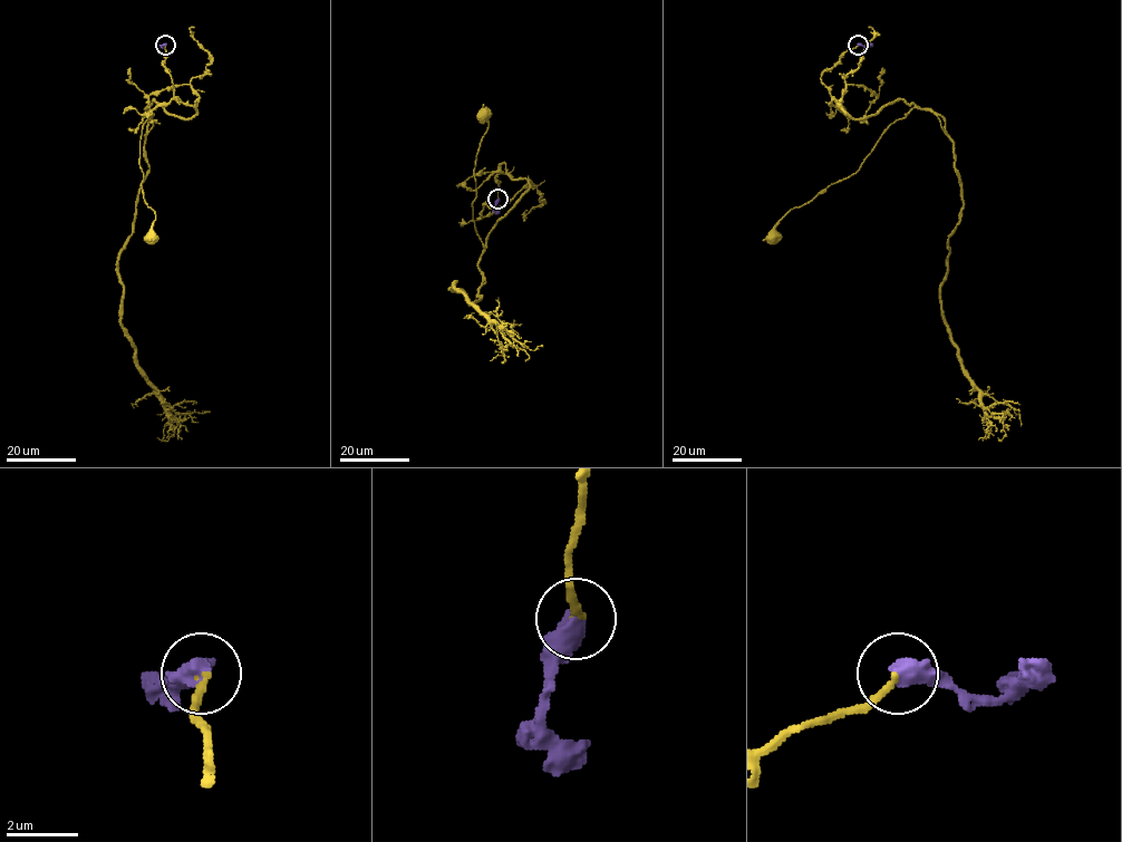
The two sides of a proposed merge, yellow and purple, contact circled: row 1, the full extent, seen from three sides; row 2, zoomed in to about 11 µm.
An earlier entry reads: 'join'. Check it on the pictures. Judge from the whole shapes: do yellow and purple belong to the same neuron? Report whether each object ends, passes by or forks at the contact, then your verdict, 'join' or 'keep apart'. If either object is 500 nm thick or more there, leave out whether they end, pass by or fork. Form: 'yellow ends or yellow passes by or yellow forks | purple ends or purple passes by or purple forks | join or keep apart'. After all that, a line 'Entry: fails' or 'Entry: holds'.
join
Entry: holds

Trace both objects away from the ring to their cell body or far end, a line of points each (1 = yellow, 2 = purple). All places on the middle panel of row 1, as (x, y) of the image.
1: (499, 200), (503, 162), (529, 190), (496, 223), (481, 255), (472, 201), (475, 155), (487, 128), (483, 113)
2: (499, 200), (495, 209), (499, 213)

